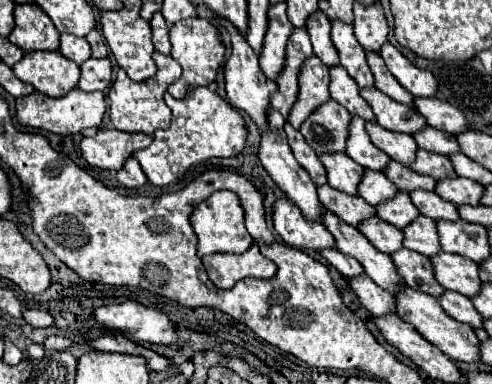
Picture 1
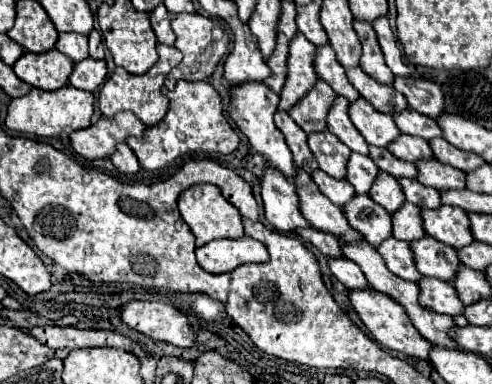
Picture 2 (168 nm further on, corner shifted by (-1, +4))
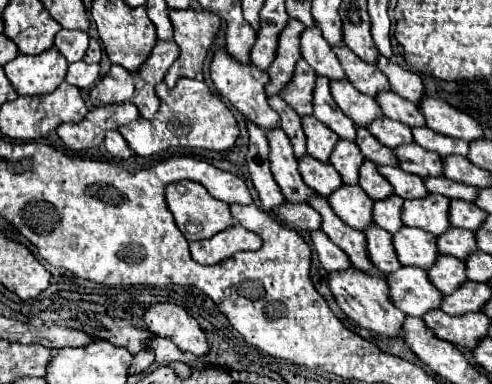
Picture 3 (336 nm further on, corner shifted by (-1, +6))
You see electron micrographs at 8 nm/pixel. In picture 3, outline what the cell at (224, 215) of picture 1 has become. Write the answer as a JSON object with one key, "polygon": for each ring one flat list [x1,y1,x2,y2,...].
{"polygon":[[181,181,168,185,166,187,166,203,168,203,168,209,174,213,174,221,176,221,178,229,184,233,184,237,188,241,208,239,208,237,212,237,224,229,230,229,230,225,234,225,230,205,214,199,204,189,204,185,194,183,194,181]]}

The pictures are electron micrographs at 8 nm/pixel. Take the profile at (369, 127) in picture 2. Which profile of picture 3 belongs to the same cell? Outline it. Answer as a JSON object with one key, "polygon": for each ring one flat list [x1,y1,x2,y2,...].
{"polygon":[[330,81,330,91,342,113,358,127,368,127,374,119,382,117,382,109,378,109,376,99,362,95,350,81]]}

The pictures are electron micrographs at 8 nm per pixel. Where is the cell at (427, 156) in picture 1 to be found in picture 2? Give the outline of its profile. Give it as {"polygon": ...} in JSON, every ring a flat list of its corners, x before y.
{"polygon":[[398,135,390,147,388,147,398,159,402,161,410,161,414,163,416,159,432,159,432,151,428,141,424,141,422,137,412,137,412,135]]}

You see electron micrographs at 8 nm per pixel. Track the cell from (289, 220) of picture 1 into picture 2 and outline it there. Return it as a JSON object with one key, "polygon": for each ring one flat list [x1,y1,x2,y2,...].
{"polygon":[[266,163,262,175,262,201,264,215,270,225,282,233,292,233,298,227,306,227,306,219,298,211,294,183,286,179,276,167]]}

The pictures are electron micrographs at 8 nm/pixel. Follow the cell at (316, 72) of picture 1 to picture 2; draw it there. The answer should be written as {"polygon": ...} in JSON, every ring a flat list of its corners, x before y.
{"polygon":[[296,33,290,41,290,53,288,53,288,75,286,83,280,91,280,103,278,109,288,111,306,91,318,81,314,75,314,45,302,35]]}

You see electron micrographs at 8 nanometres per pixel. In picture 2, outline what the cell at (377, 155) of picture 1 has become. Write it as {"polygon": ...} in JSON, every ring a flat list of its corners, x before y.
{"polygon":[[340,95,334,99,334,103,328,111,328,117,326,117,326,127,342,143,346,143,352,151,368,155,368,143,362,139,362,135,358,135,358,129,350,123,350,117,346,115,346,105,350,105,350,101,346,101]]}

